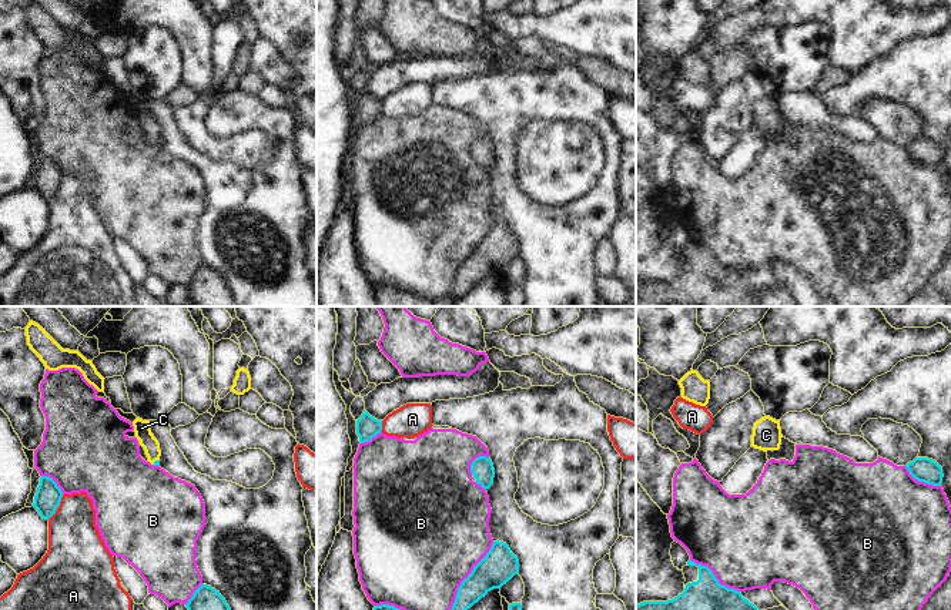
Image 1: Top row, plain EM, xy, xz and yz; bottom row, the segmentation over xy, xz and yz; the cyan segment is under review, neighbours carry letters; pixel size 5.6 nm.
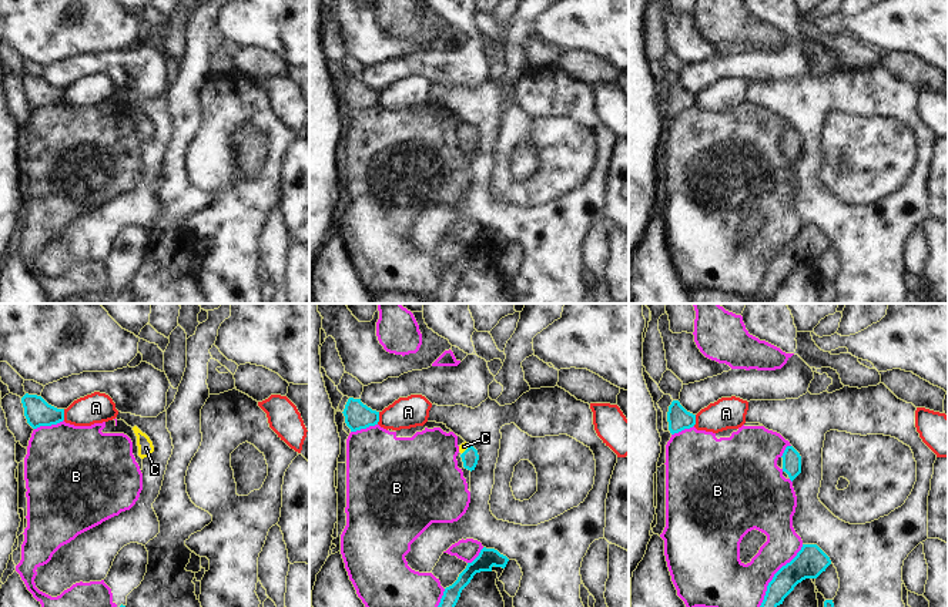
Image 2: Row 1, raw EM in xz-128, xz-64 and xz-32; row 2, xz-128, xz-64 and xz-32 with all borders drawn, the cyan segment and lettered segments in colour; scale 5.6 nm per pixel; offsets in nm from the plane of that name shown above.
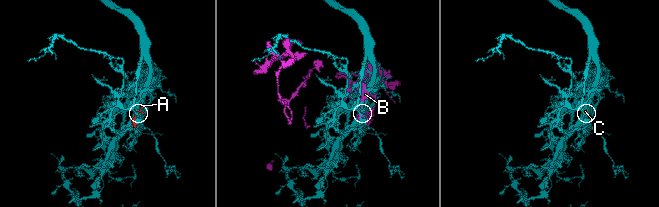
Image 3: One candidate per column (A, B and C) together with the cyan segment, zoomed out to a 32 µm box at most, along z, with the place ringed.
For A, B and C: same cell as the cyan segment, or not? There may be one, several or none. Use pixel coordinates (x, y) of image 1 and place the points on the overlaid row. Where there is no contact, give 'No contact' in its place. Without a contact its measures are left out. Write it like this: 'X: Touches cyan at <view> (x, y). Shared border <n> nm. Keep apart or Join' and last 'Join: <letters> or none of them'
A: Touches cyan at xy (57, 506). Shared border 170 nm. Keep apart
B: Touches cyan at xz (468, 576). Shared border 460 nm. Keep apart
C: Touches cyan at xy (156, 461). Shared border 50 nm. Join
Join: C

